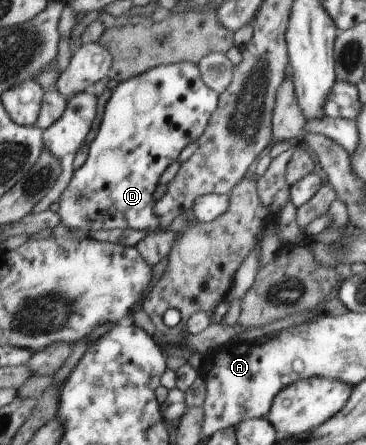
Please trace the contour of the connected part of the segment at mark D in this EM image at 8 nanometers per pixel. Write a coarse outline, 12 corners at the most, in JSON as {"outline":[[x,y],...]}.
{"outline":[[190,61],[112,92],[58,201],[75,236],[165,231],[153,193],[219,105]]}

